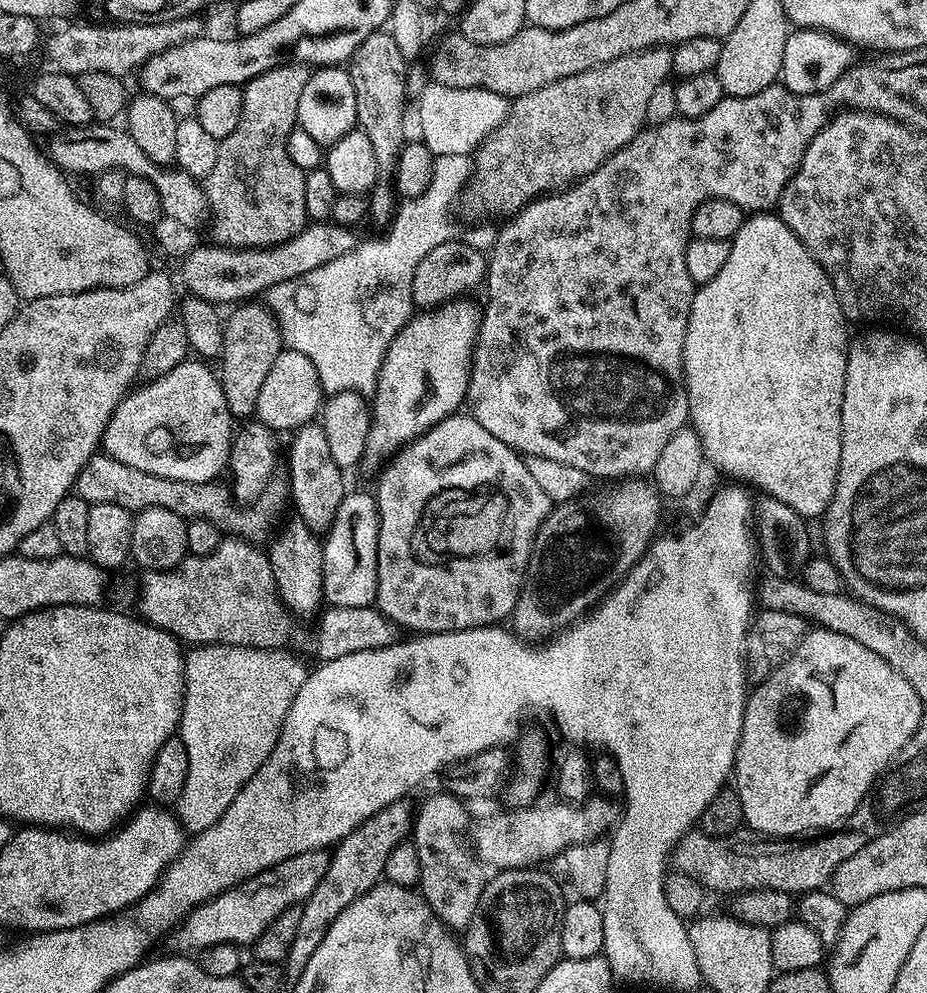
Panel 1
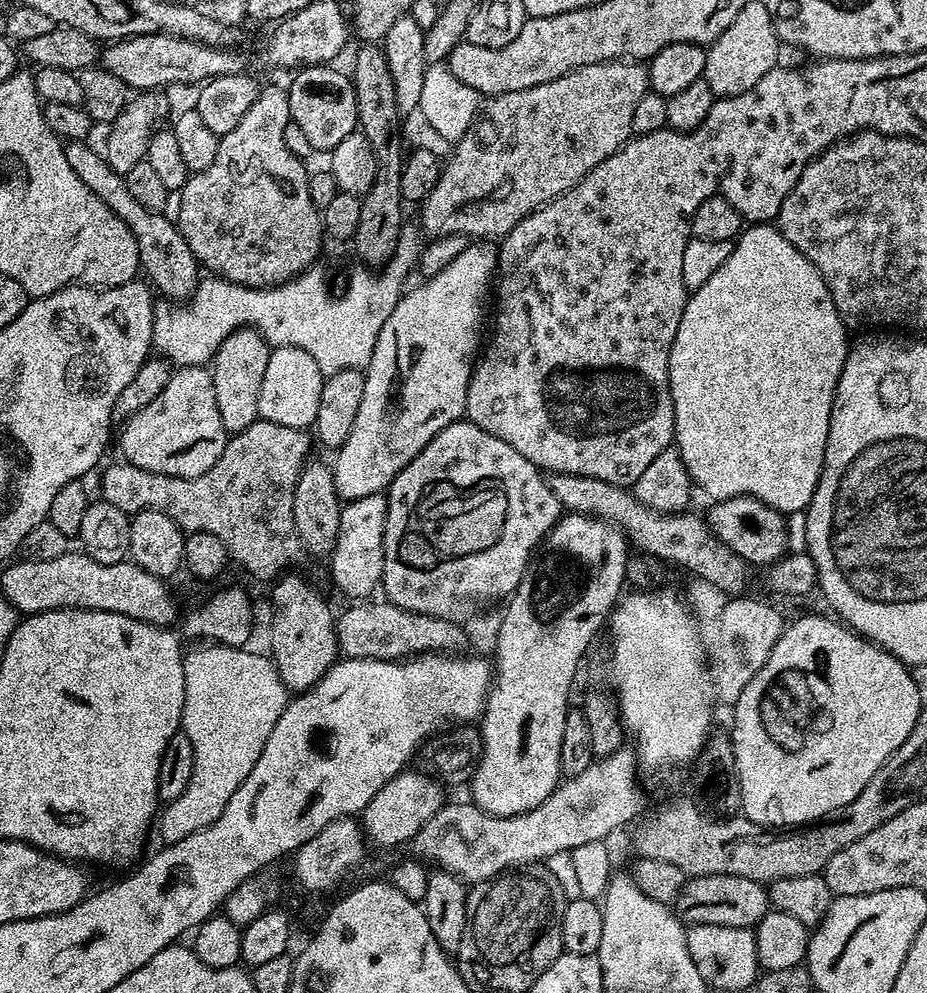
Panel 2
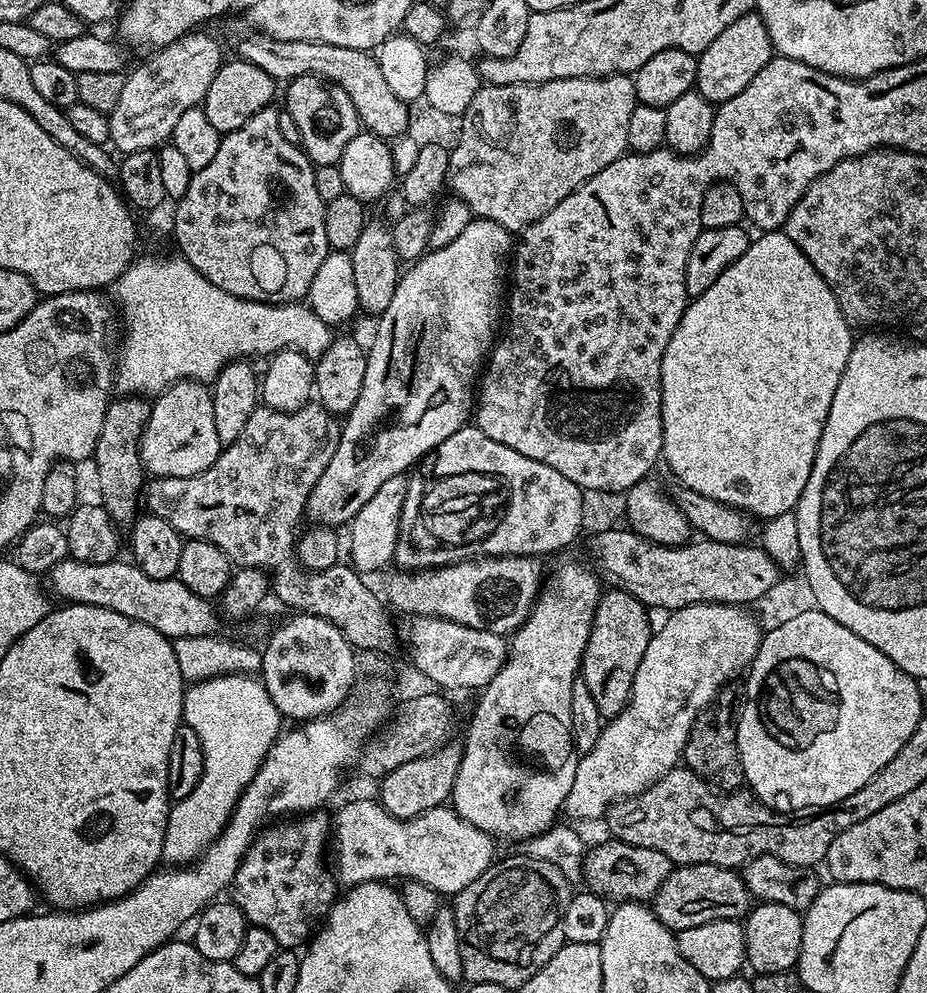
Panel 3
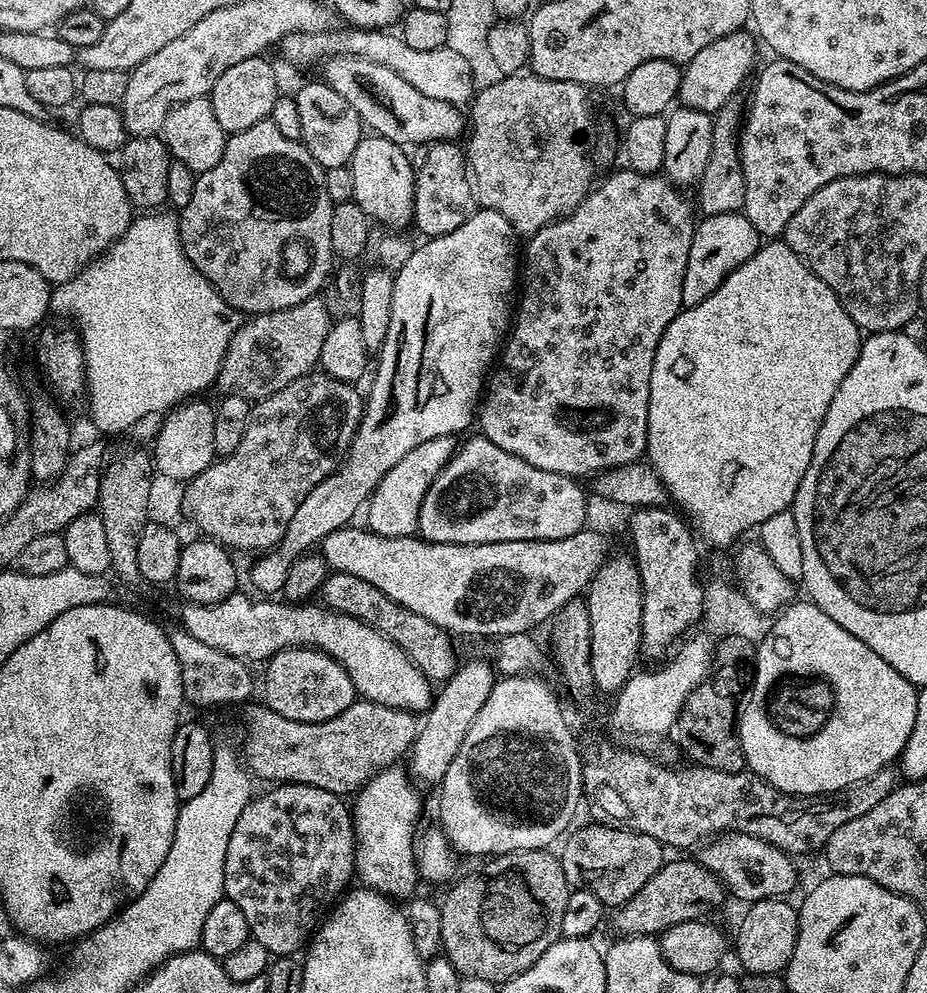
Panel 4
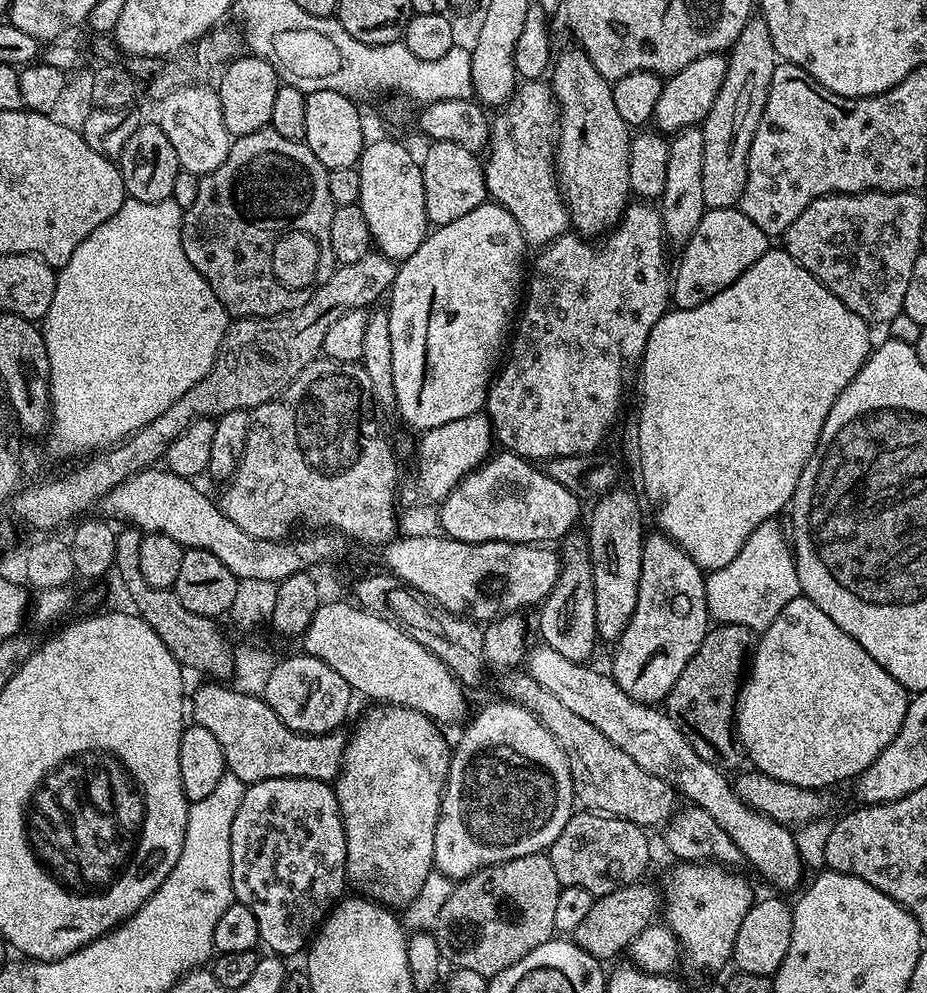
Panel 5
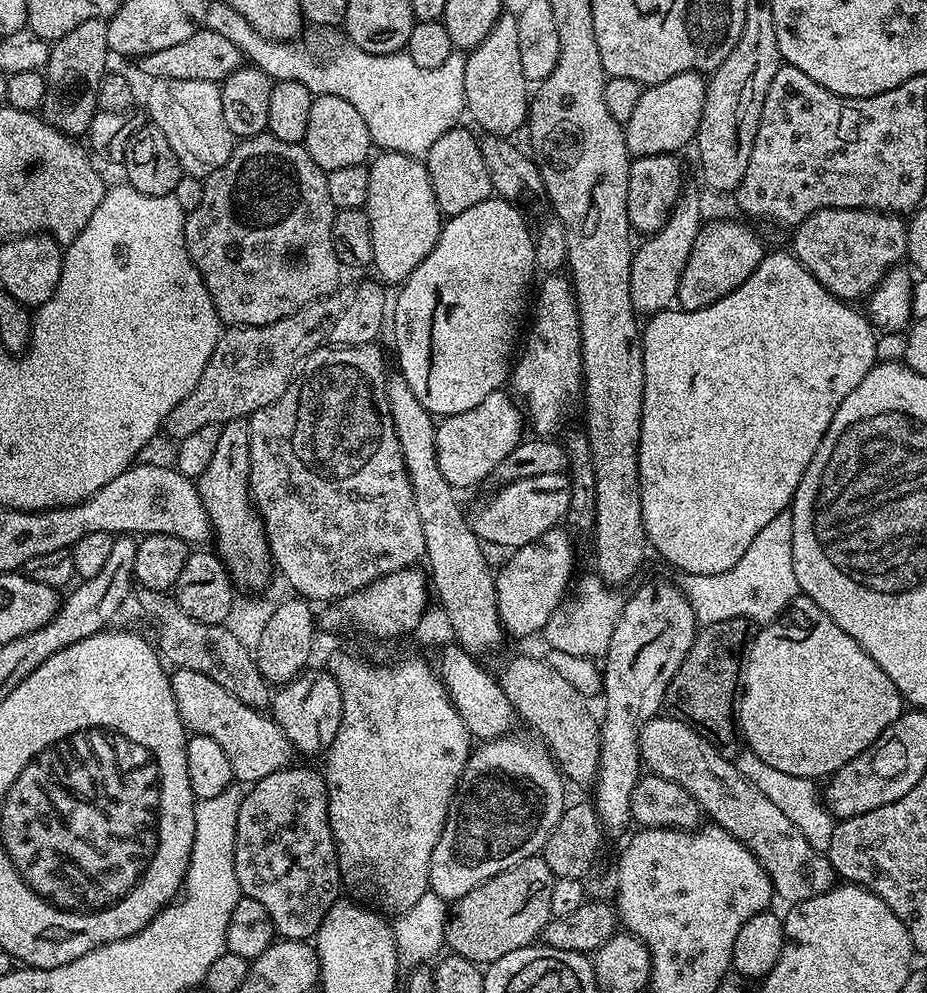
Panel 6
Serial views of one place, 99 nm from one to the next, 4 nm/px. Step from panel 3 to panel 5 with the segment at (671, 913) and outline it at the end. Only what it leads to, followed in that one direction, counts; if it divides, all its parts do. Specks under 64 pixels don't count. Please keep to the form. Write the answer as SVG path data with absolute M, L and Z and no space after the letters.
M637 882L605 896L596 897L594 906L586 914L578 930L570 933L575 944L601 962L614 959L619 952L627 953L632 947L634 938L638 938L642 930L649 928L662 908L661 893L659 896L650 885L644 883Z

